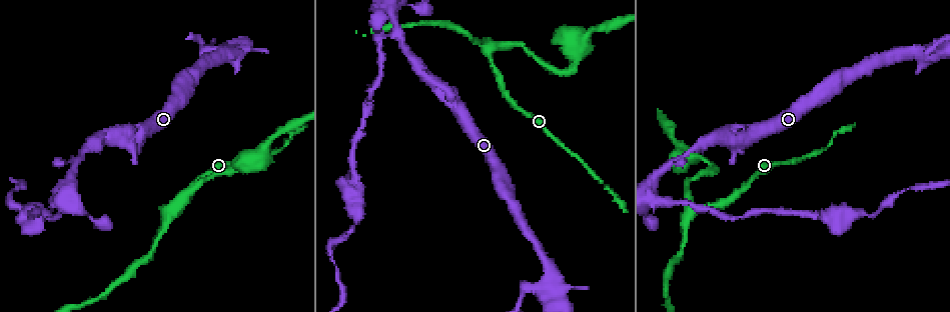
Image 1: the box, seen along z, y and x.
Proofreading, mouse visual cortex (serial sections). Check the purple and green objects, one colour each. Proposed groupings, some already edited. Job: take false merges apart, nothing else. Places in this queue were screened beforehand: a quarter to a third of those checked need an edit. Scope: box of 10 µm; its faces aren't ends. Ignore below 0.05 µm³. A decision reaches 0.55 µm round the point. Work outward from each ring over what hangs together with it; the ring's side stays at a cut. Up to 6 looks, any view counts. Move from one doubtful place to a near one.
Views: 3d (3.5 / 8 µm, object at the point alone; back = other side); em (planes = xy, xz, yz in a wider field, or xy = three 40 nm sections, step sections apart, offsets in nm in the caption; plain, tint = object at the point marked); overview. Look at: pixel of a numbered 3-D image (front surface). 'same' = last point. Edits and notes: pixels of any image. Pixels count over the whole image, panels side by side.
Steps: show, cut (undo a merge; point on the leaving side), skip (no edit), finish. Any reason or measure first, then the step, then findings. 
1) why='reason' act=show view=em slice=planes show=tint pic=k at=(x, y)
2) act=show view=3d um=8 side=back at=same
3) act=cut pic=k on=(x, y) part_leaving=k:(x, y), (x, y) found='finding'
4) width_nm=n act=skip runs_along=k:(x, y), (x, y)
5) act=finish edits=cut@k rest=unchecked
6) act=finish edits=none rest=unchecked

why='three-way junction' act=show view=3d um=8 pic=1 at=(169, 210)

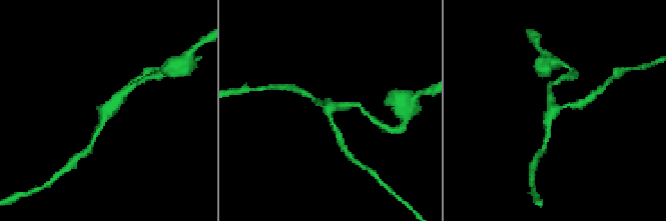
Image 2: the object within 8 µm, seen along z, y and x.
why='zoom in' act=show view=3d um=3.5 at=same

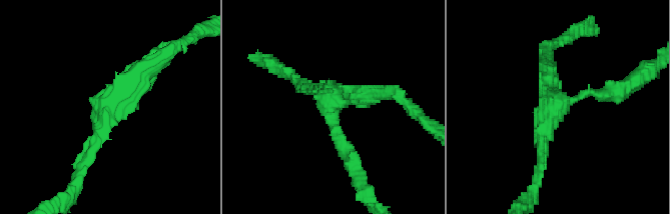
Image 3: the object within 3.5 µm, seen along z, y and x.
arms=3 arm_widths_nm=200,200,300 why='need the tissue' act=show view=em slice=xy step=3 show=tint pic=3 at=(331, 102)

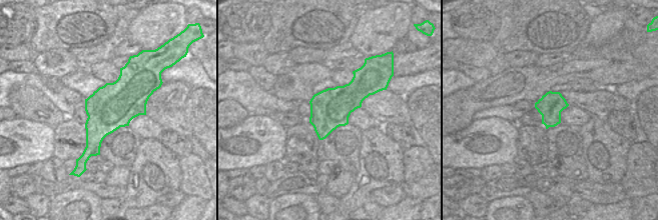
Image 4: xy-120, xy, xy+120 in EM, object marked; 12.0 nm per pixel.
width_nm=480 act=skip runs_along=3:(612, 91), (553, 100), (545, 57) found='one cell here'

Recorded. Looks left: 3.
why='sharp bend' act=show view=3d um=3.5 pic=1 at=(656, 202)

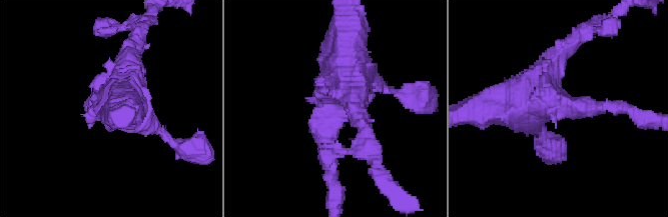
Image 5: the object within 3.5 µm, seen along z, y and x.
act=show view=em slice=xy step=3 show=tint pic=5 at=(336, 104)

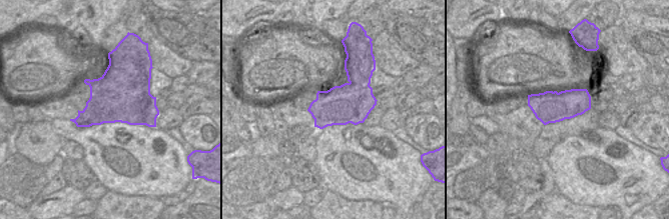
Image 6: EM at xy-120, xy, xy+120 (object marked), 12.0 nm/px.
why='cut it another way' act=show view=em slice=xy step=1 show=tint at=same

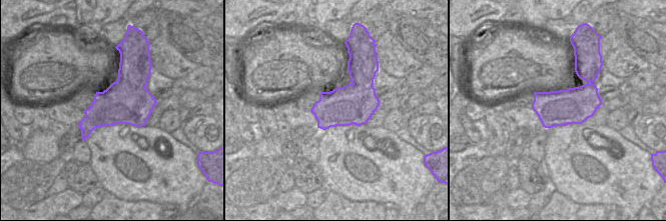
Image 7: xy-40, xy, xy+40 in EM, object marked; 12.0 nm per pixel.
act=cut pic=5 on=(329, 196) found='two cells meet here'

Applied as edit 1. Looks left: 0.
act=finish edits=cut@5 rest=unchecked

